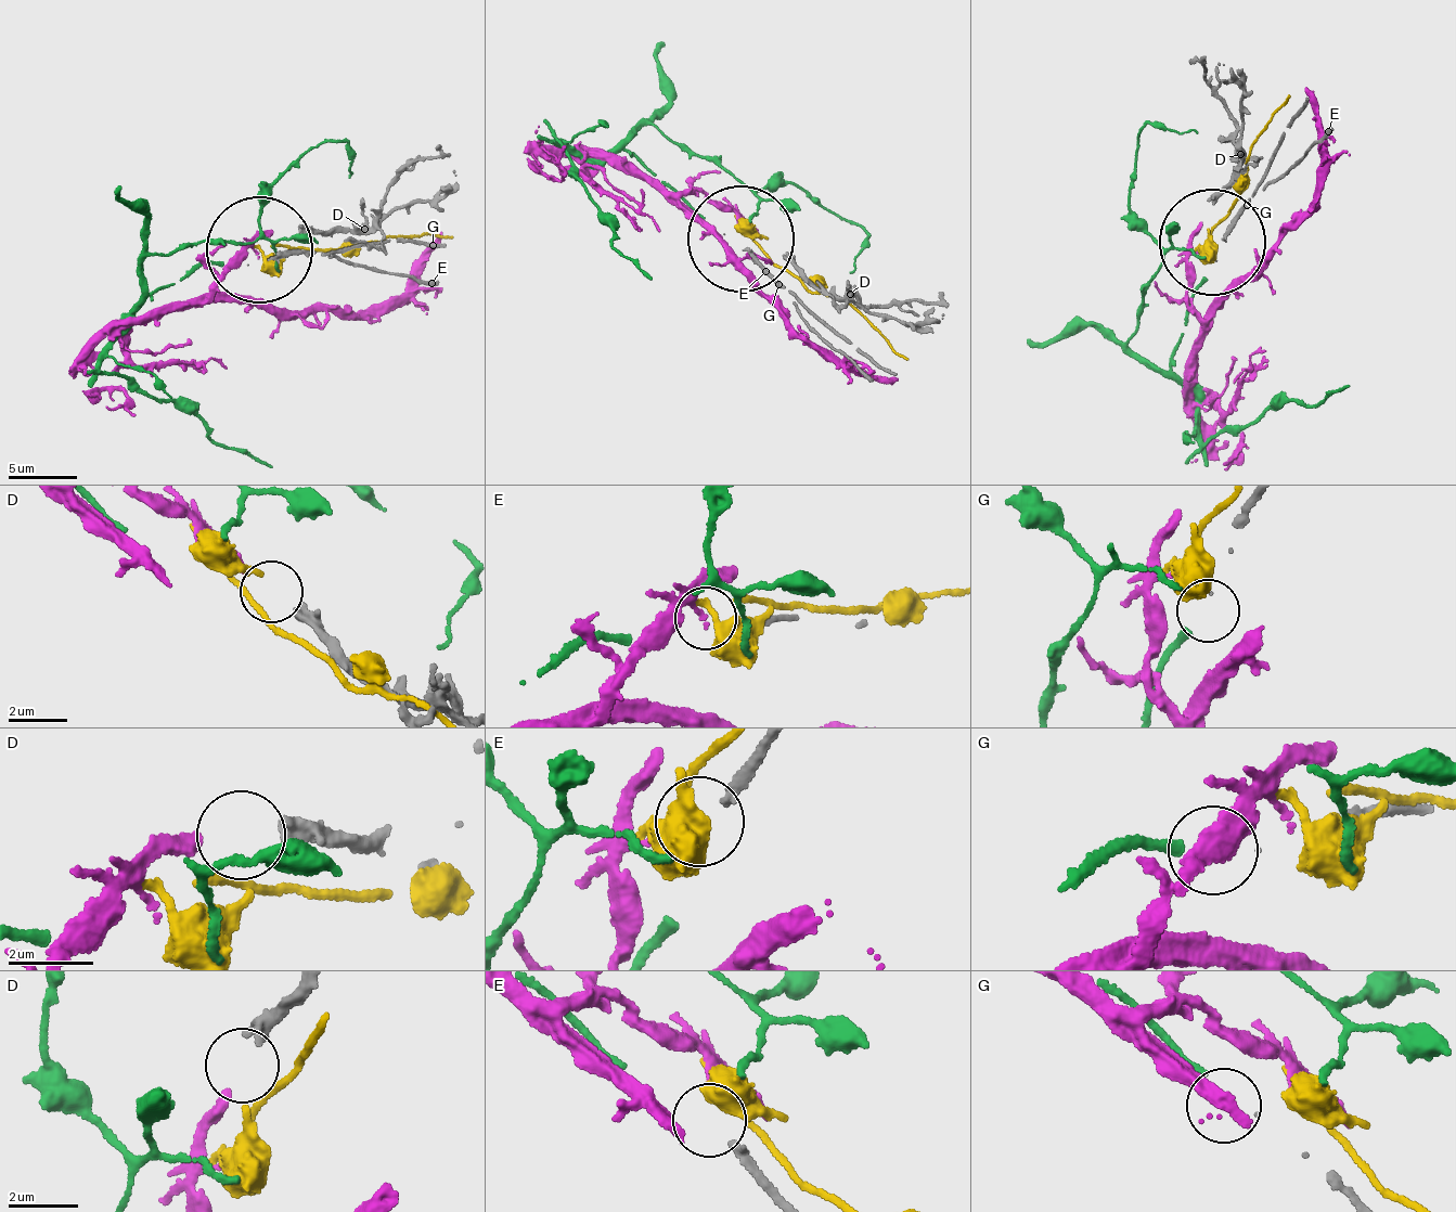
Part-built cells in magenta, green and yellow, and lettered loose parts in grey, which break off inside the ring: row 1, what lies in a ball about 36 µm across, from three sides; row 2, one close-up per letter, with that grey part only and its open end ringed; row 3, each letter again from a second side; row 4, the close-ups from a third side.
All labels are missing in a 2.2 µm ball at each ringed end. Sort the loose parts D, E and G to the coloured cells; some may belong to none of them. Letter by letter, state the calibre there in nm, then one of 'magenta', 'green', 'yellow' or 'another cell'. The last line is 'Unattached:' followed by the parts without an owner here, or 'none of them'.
D: 380 nm | magenta
E: 240 nm | another cell
G: 20 nm | green
Unattached: E

